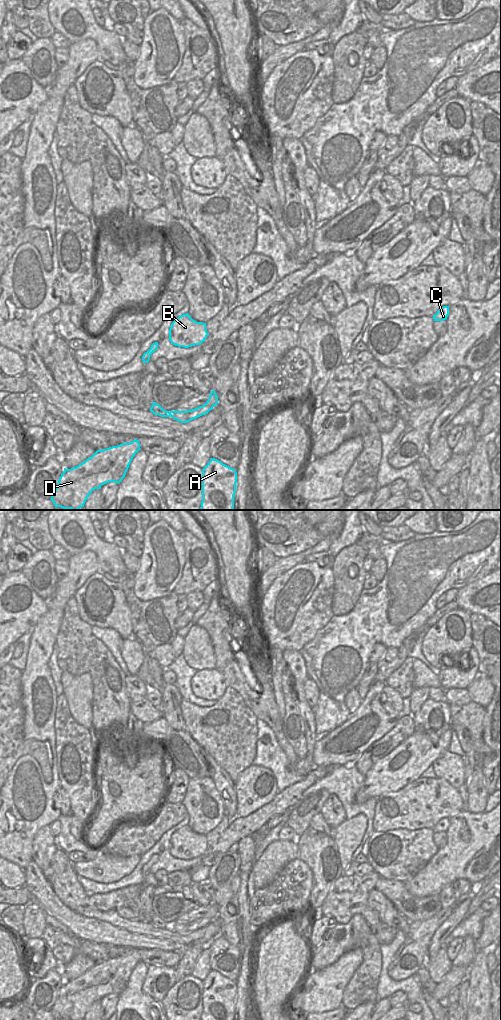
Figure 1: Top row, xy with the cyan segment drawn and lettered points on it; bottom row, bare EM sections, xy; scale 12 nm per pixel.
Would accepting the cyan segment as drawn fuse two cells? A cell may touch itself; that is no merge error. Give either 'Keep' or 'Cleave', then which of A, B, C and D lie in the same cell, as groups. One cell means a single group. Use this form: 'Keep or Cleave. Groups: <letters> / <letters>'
Cleave. Groups: A B C / D

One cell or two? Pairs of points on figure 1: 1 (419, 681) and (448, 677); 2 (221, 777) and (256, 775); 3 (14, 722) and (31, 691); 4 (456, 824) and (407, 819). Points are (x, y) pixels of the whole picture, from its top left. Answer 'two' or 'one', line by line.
1: two
2: two
3: two
4: two

